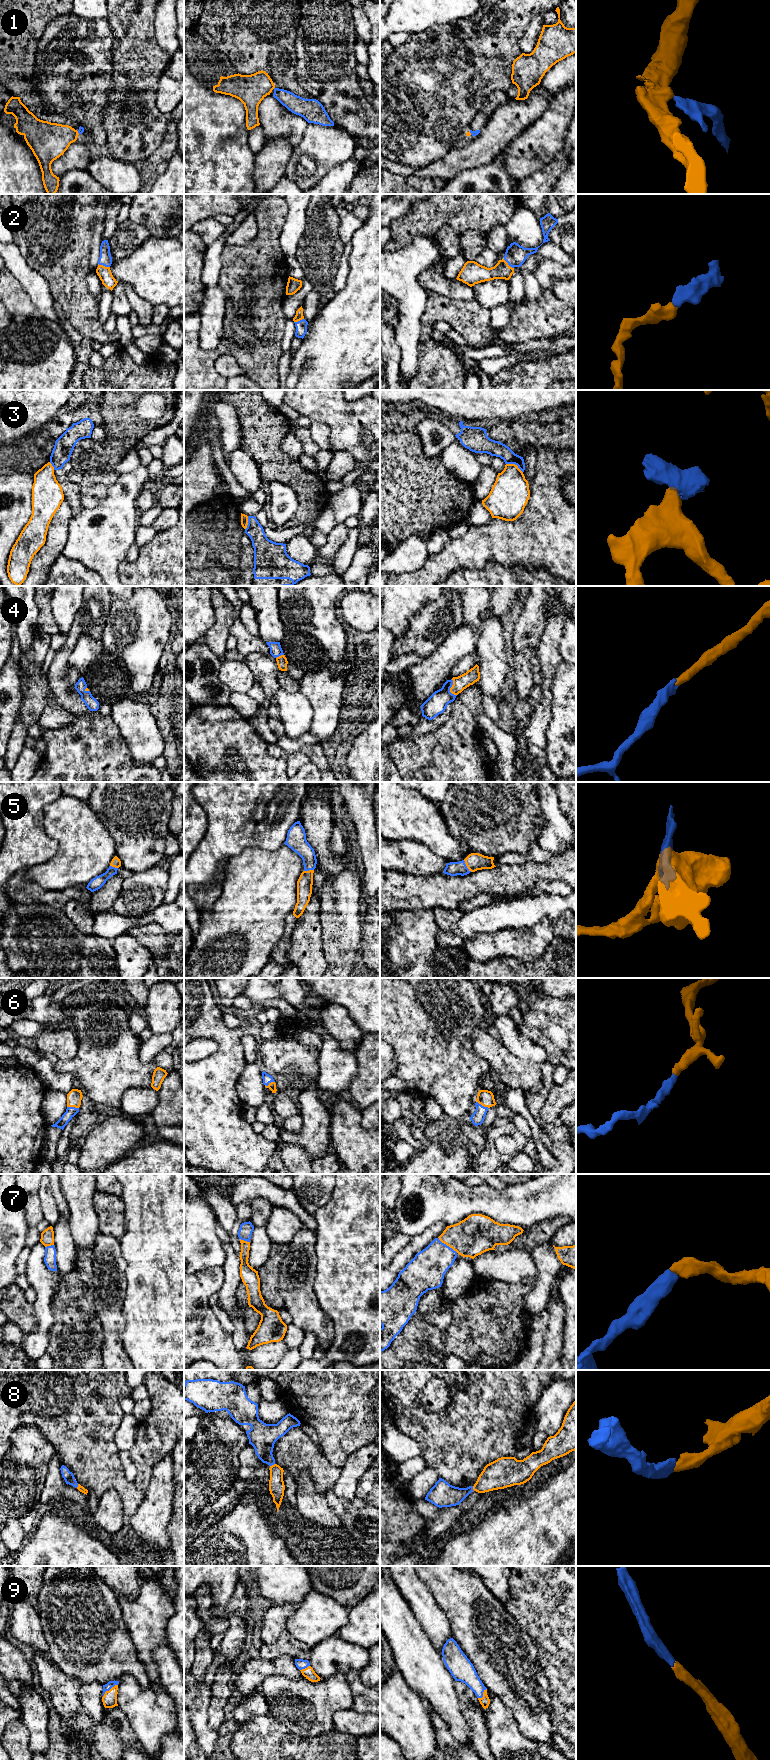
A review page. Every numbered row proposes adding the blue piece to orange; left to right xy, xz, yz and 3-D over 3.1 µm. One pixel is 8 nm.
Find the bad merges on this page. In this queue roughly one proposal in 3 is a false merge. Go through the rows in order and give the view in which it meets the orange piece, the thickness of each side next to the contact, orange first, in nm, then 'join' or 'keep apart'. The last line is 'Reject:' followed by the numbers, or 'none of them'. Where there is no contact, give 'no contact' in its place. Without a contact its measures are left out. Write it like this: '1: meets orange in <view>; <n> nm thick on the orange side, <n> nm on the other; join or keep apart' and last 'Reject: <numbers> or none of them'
1: meets orange in yz; 30 nm thick on the orange side, 50 nm on the other; keep apart
2: meets orange in xy; 110 nm thick on the orange side, 110 nm on the other; join
3: meets orange in yz; 300 nm thick on the orange side, 130 nm on the other; keep apart
4: meets orange in yz; 120 nm thick on the orange side, 160 nm on the other; join
5: meets orange in yz; 140 nm thick on the orange side, 110 nm on the other; join
6: meets orange in yz; 130 nm thick on the orange side, 100 nm on the other; join
7: meets orange in yz; 320 nm thick on the orange side, 280 nm on the other; join
8: meets orange in xz; 130 nm thick on the orange side, 220 nm on the other; join
9: meets orange in xy; 120 nm thick on the orange side, 60 nm on the other; join
Reject: 1, 3

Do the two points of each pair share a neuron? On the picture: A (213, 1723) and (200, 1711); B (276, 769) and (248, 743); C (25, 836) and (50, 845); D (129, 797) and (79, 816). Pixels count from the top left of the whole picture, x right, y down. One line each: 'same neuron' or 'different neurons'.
A: different neurons
B: same neuron
C: same neuron
D: different neurons

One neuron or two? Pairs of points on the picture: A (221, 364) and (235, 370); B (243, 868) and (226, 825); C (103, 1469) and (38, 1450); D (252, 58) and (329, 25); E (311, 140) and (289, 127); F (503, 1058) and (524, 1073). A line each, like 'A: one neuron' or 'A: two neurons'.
A: one neuron
B: two neurons
C: two neurons
D: two neurons
E: two neurons
F: one neuron

